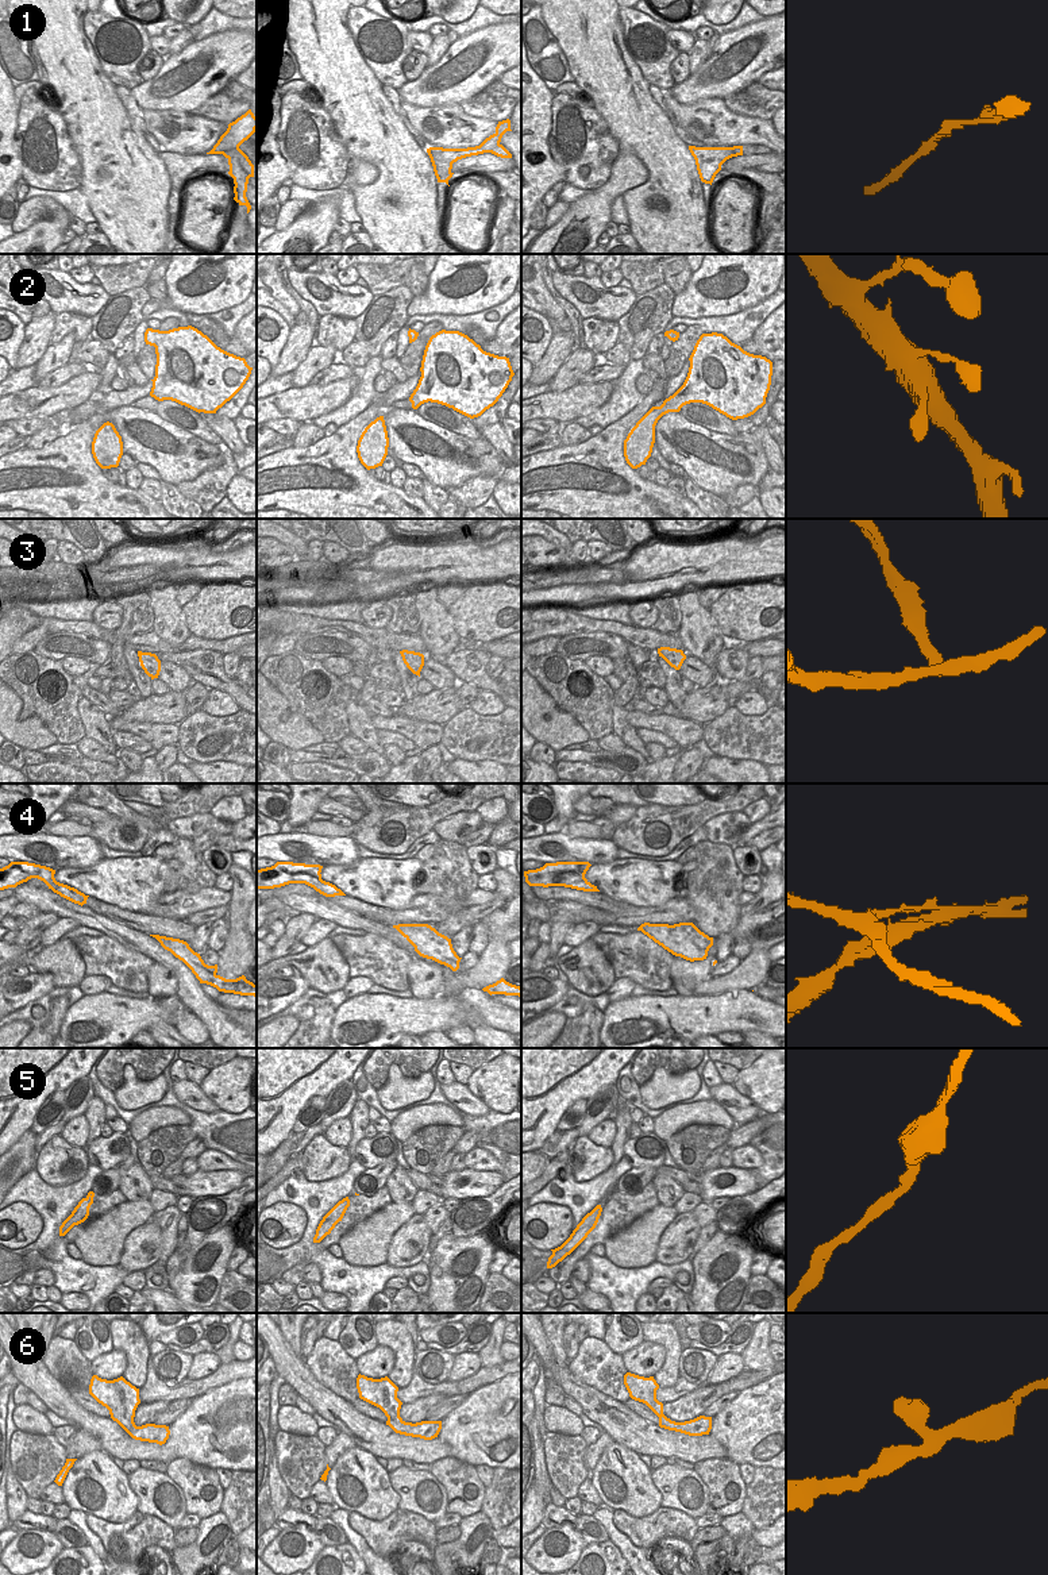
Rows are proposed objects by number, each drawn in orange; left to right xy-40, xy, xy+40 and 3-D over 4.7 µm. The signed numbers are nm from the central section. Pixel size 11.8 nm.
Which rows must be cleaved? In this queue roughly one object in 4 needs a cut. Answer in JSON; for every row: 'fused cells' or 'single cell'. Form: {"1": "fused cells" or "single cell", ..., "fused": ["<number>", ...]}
{"1": "fused cells", "2": "single cell", "3": "fused cells", "4": "fused cells", "5": "single cell", "6": "single cell", "fused": ["1", "3", "4"]}

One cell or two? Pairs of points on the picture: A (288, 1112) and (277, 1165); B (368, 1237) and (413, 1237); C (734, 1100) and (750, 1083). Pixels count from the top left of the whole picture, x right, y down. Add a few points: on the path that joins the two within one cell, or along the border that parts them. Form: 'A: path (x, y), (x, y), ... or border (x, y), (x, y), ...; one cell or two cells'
A: border (281, 1142), (270, 1154); two cells
B: border (413, 1215), (393, 1235), (385, 1262); two cells
C: border (732, 1085), (765, 1112); two cells

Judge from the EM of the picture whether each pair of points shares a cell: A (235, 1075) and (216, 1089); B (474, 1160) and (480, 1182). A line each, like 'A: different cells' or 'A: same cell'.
A: same cell
B: different cells

